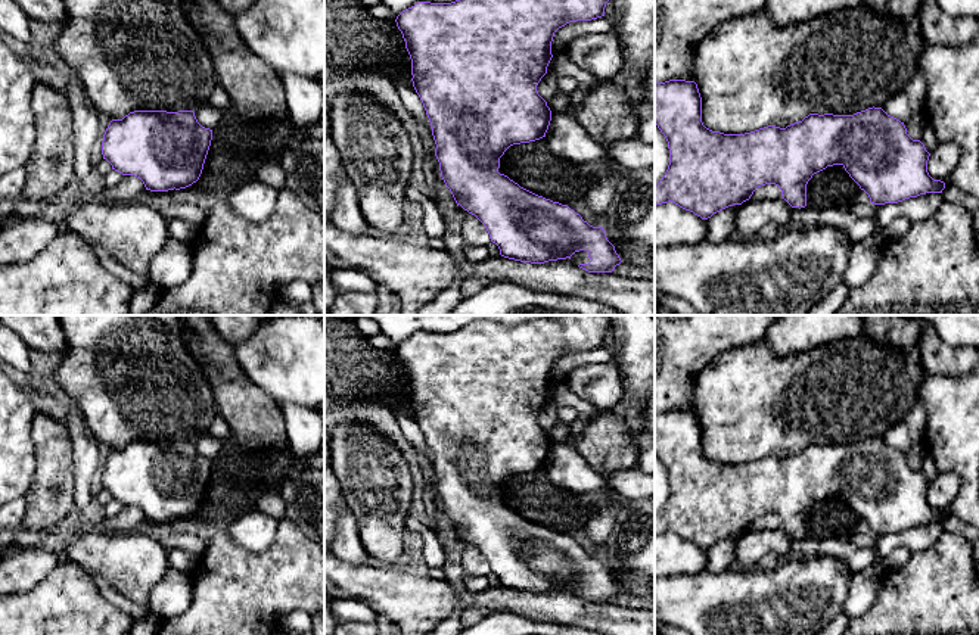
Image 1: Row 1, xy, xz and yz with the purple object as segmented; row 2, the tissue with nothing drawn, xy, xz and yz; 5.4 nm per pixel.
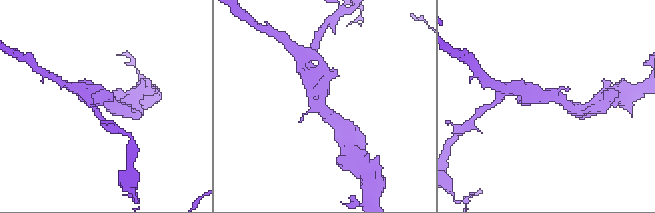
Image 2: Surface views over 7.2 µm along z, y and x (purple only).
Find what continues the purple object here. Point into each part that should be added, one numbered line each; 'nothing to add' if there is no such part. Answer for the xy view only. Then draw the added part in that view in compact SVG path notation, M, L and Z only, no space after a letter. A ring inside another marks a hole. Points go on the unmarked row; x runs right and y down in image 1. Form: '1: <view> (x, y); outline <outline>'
nothing to add

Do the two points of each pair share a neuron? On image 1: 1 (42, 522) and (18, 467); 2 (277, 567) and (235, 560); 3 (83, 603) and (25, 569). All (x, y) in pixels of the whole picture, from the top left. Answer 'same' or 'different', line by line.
1: different
2: same
3: different

